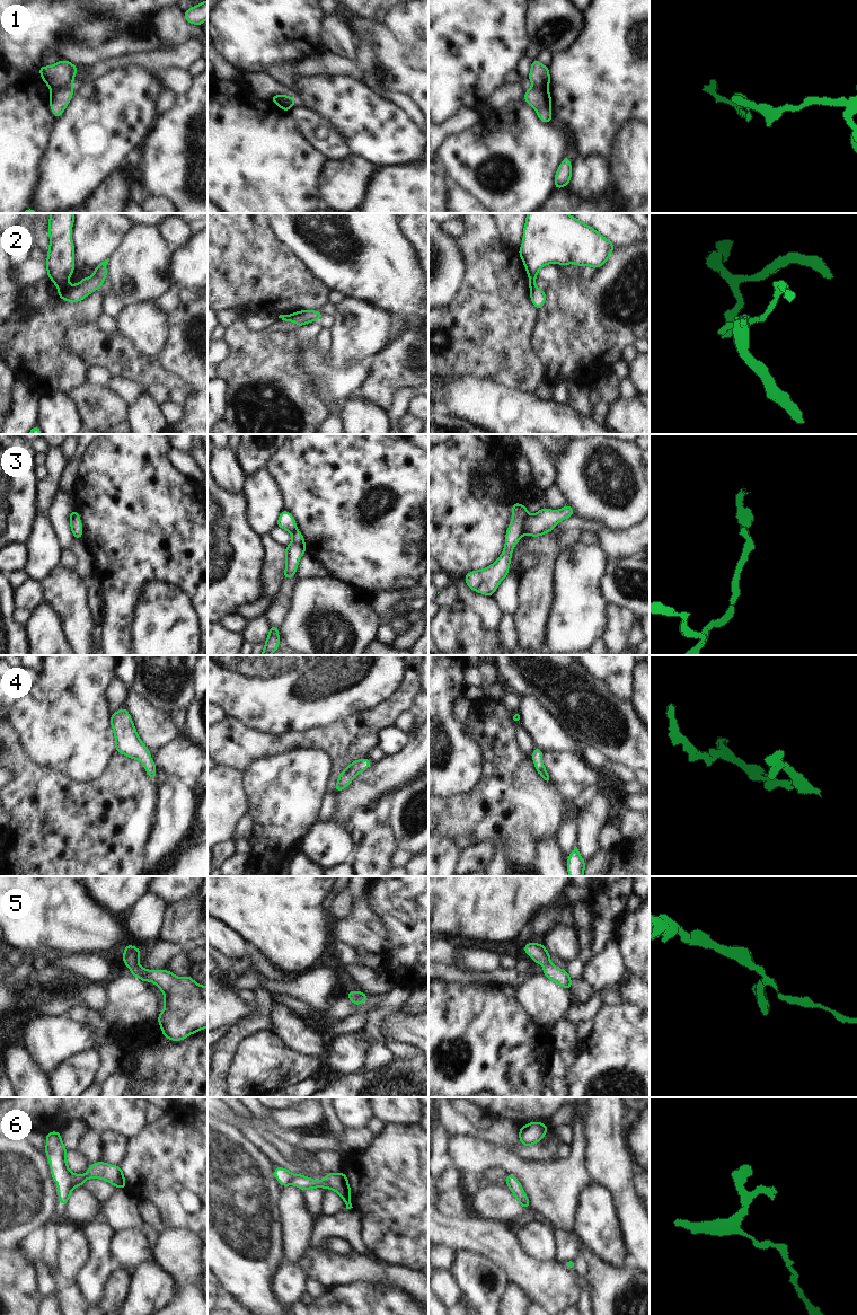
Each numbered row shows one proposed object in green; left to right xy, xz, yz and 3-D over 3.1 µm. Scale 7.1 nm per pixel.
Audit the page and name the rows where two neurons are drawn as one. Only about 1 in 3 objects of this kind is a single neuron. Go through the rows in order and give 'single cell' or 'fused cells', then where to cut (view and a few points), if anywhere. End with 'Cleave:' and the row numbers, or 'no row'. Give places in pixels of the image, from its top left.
1: fused cells; cut xy (71, 86), (61, 86), (51, 90)
2: fused cells; cut xy (67, 284), (59, 288)
3: fused cells; cut yz (528, 513), (524, 520), (523, 532)
4: single cell; cut none
5: single cell; cut none
6: fused cells; cut xy (74, 1174), (73, 1184)
Cleave: 1, 2, 3, 6

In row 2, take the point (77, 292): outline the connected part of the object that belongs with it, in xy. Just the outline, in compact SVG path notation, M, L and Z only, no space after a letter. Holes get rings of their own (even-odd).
M105 259L96 266L94 274L89 277L83 277L78 284L59 288L59 297L64 301L79 302L95 290L100 289L104 280L107 277L106 265L108 259Z

